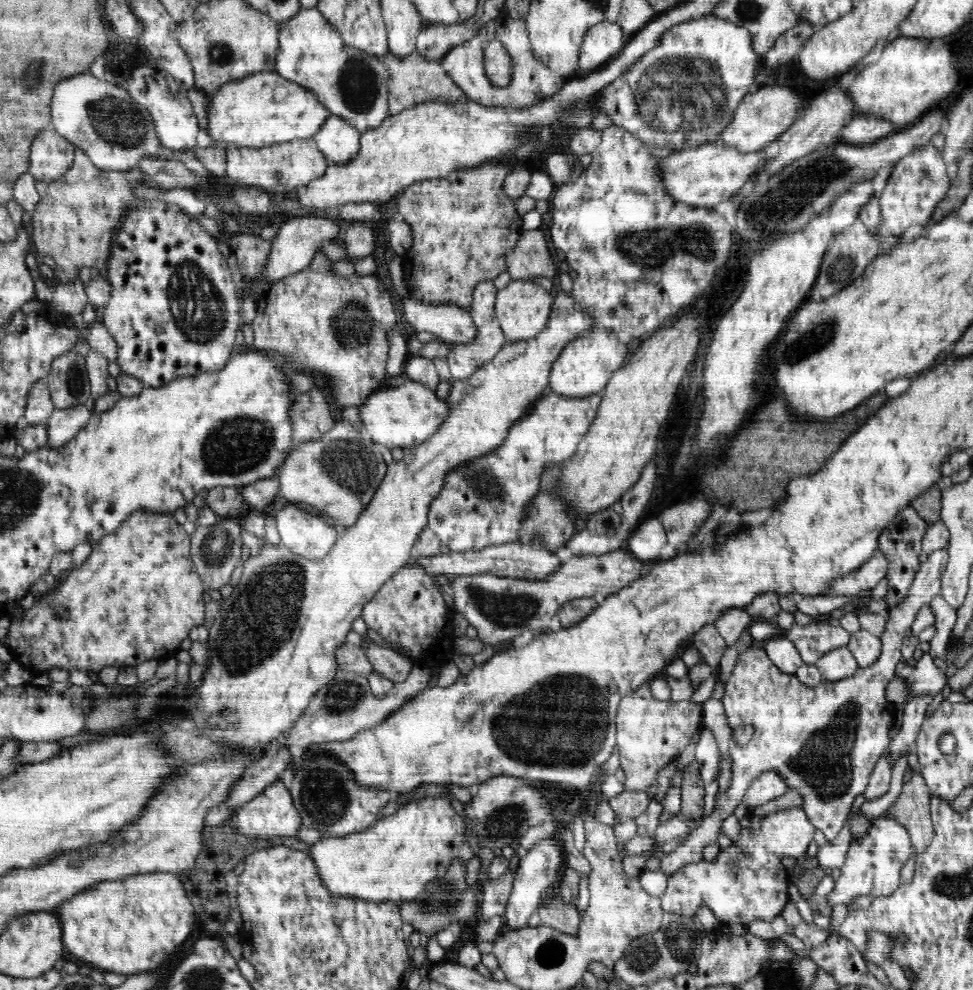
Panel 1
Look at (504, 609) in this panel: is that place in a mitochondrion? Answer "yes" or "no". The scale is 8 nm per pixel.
yes

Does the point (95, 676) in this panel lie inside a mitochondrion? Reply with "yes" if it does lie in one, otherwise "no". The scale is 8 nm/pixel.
no

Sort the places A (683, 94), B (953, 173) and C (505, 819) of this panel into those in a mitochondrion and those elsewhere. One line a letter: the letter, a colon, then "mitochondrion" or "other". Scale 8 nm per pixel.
A: mitochondrion
B: other
C: mitochondrion

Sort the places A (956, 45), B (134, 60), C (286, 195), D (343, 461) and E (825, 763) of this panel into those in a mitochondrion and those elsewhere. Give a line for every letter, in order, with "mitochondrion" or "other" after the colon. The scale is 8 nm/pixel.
A: other
B: other
C: other
D: mitochondrion
E: mitochondrion

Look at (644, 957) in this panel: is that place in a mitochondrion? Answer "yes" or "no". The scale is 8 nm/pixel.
yes

